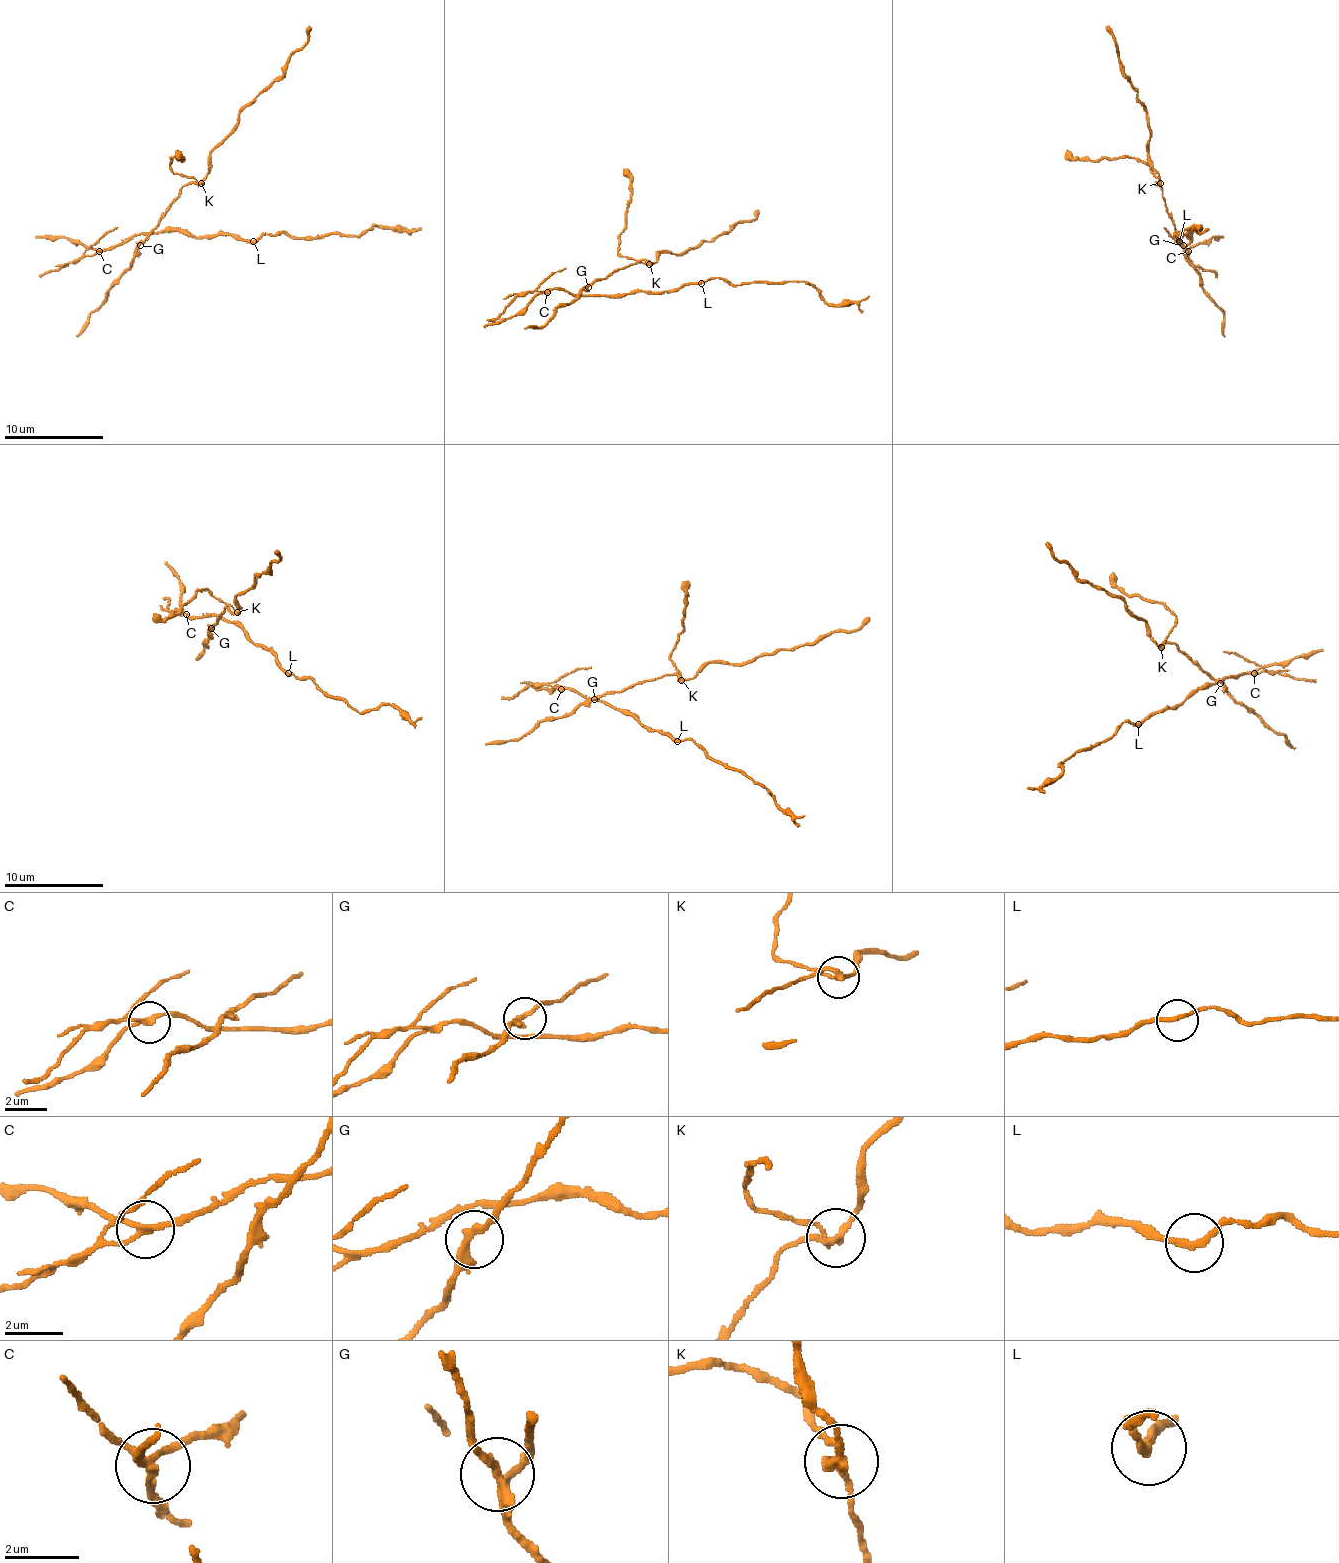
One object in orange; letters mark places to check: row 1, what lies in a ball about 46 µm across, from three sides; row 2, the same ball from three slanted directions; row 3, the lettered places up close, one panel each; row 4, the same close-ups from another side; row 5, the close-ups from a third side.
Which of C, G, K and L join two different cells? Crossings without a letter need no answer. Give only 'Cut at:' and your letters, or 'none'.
Cut at: C, K

